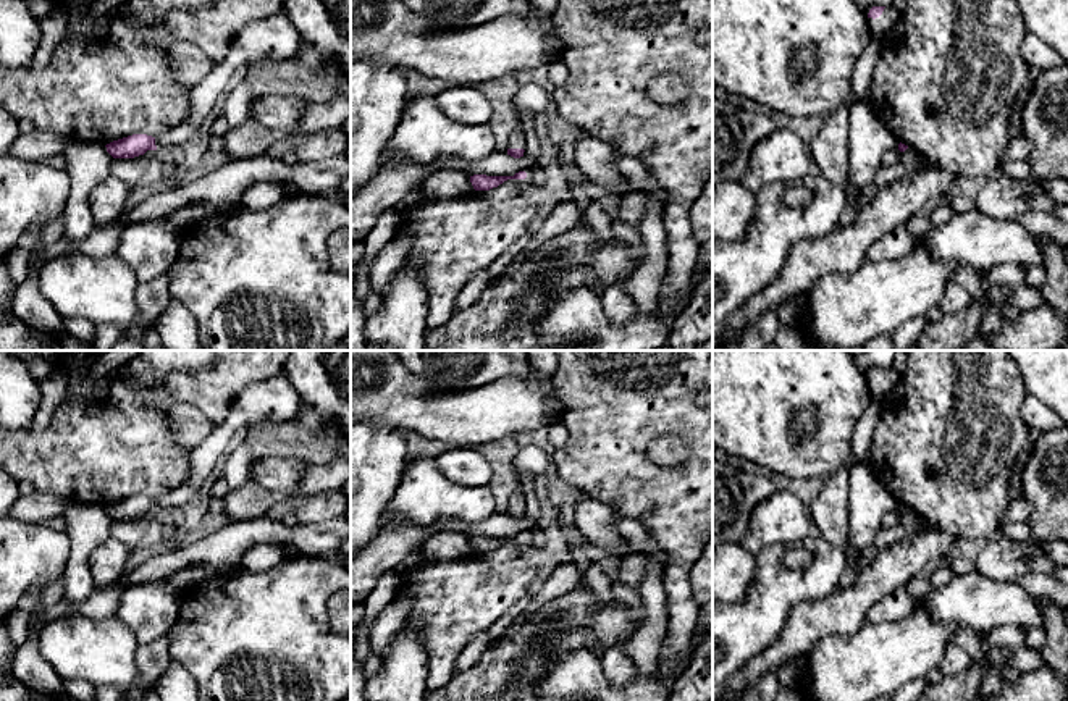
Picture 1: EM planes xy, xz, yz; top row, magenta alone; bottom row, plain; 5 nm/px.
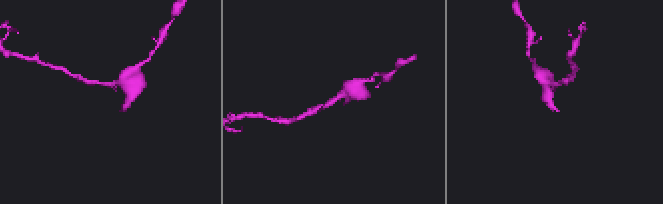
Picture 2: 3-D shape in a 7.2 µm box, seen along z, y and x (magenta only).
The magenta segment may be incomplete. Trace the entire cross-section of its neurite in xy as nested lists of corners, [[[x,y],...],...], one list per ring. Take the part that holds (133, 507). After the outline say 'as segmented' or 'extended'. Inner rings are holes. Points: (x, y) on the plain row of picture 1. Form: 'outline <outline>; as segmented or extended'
outline [[[132,496],[105,507],[113,520],[134,520],[147,512],[157,512],[155,499],[147,496]]]; as segmented

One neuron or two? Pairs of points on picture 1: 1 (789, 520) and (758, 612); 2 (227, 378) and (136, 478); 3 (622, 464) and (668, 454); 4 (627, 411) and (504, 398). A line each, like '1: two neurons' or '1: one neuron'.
1: two neurons
2: one neuron
3: two neurons
4: two neurons

